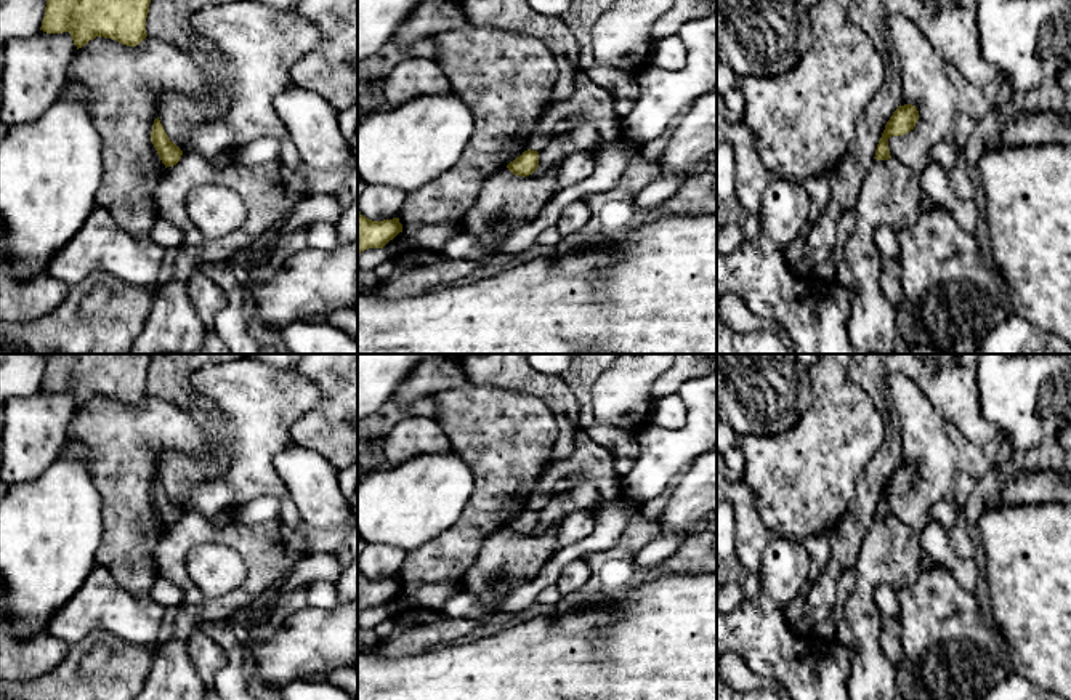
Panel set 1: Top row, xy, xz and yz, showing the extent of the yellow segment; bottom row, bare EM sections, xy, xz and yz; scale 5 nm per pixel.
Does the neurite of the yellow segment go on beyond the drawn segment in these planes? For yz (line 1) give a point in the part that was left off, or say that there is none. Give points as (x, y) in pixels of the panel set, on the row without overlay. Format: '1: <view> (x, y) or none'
1: none

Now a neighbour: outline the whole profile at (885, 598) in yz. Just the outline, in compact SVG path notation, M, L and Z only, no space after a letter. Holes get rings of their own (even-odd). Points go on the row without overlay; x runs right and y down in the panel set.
M879 585L874 589L874 604L877 610L888 615L896 625L899 622L898 591L888 585Z

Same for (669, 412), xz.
M678 394L654 400L648 423L664 429L680 429L686 423L688 410Z

